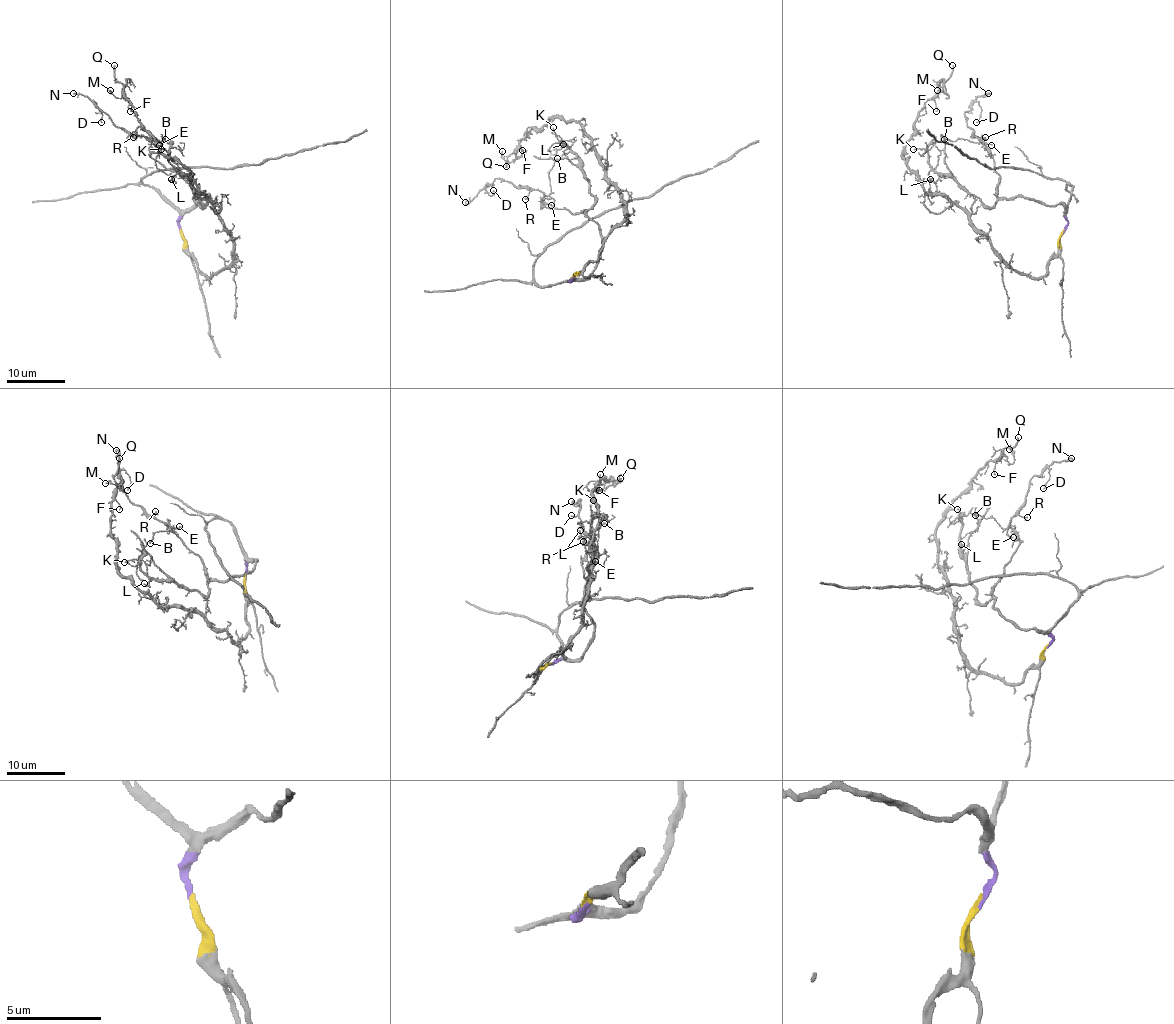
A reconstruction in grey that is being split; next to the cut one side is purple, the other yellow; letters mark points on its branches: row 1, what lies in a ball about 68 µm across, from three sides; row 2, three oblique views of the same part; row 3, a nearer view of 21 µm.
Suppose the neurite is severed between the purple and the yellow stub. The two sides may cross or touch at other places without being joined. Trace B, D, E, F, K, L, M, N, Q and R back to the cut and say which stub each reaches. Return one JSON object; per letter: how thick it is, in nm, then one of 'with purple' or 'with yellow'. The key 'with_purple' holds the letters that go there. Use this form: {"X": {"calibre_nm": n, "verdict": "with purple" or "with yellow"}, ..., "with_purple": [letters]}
{"B": {"calibre_nm": 90, "verdict": "with purple"}, "D": {"calibre_nm": 100, "verdict": "with purple"}, "E": {"calibre_nm": 100, "verdict": "with purple"}, "F": {"calibre_nm": 100, "verdict": "with yellow"}, "K": {"calibre_nm": 110, "verdict": "with purple"}, "L": {"calibre_nm": 90, "verdict": "with purple"}, "M": {"calibre_nm": 110, "verdict": "with yellow"}, "N": {"calibre_nm": 140, "verdict": "with purple"}, "Q": {"calibre_nm": 180, "verdict": "with yellow"}, "R": {"calibre_nm": 140, "verdict": "with purple"}, "with_purple": ["B", "D", "E", "K", "L", "N", "R"]}

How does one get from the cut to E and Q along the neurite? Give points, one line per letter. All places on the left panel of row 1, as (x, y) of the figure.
E: (181, 231), (179, 220), (197, 203), (210, 200), (196, 199), (181, 177), (150, 155), (150, 145), (159, 145)
Q: (181, 231), (184, 249), (206, 275), (232, 261), (232, 237), (222, 218), (146, 130), (115, 81), (113, 65)

